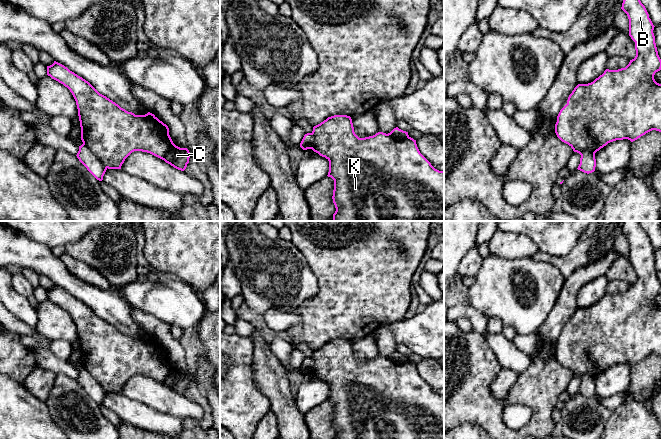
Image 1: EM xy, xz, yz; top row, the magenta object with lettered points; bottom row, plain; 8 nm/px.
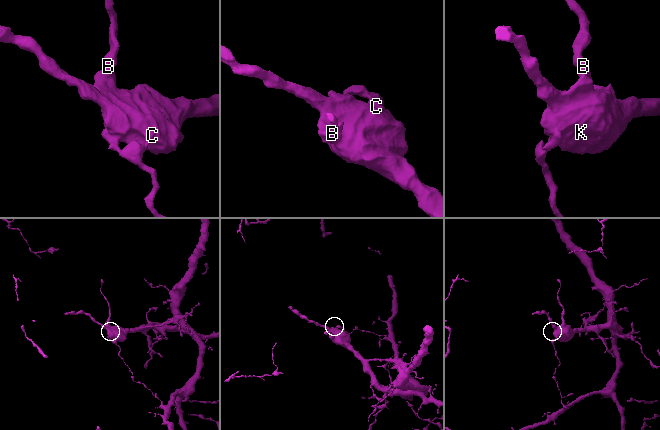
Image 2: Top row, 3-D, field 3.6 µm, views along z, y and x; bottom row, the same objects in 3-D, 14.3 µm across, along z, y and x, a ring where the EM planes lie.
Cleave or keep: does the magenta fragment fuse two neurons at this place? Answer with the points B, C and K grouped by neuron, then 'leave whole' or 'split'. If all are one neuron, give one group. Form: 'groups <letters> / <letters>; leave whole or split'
groups B K / C; split

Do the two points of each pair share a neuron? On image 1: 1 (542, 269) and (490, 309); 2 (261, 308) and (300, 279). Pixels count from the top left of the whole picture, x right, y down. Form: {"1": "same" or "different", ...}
{"1": "same", "2": "same"}

